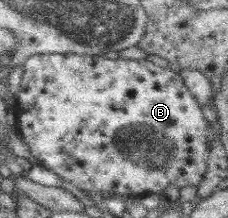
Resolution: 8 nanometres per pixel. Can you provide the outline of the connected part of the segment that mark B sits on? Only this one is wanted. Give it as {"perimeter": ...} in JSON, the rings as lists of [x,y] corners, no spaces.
{"perimeter":[[[82,53],[72,54],[33,54],[23,64],[23,74],[17,93],[16,101],[21,114],[17,116],[17,133],[29,147],[31,155],[43,165],[45,172],[50,175],[56,173],[63,180],[71,182],[83,191],[92,192],[116,192],[118,195],[127,194],[135,197],[148,194],[163,194],[164,190],[173,184],[178,189],[184,186],[197,187],[206,177],[210,162],[211,149],[208,150],[208,119],[204,114],[203,107],[187,87],[183,75],[173,72],[170,67],[158,66],[147,59],[132,60],[124,59],[122,56],[94,56]]]}

